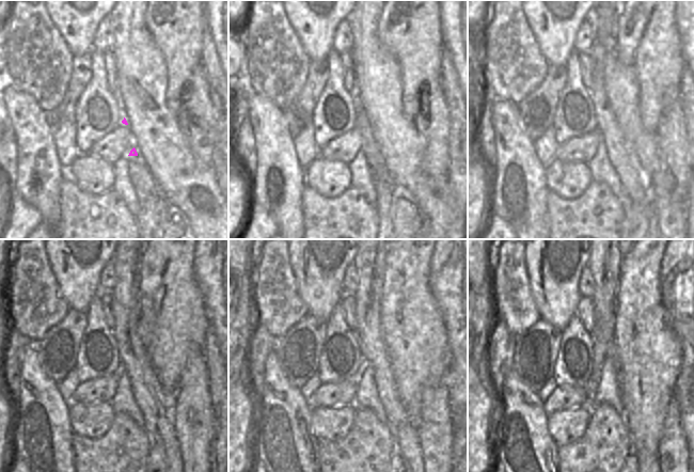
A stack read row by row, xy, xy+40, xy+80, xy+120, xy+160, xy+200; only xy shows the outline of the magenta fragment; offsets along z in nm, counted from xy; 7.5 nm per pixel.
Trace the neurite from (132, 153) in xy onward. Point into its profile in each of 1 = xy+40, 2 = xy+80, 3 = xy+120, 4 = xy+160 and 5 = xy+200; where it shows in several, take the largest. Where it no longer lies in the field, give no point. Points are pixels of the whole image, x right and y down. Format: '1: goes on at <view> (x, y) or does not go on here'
1: goes on at xy+40 (375, 159)
2: goes on at xy+80 (621, 155)
3: goes on at xy+120 (156, 410)
4: goes on at xy+160 (368, 262)
5: goes on at xy+200 (604, 263)

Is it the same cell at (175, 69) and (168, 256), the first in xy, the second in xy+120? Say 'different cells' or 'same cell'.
same cell

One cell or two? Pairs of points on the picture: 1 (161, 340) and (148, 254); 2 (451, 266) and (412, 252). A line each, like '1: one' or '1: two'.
1: one
2: two

